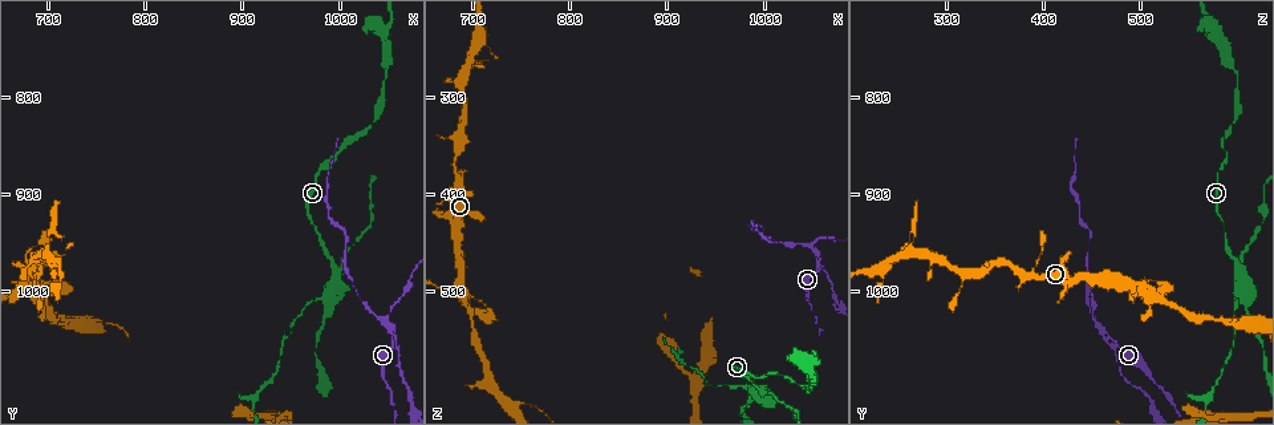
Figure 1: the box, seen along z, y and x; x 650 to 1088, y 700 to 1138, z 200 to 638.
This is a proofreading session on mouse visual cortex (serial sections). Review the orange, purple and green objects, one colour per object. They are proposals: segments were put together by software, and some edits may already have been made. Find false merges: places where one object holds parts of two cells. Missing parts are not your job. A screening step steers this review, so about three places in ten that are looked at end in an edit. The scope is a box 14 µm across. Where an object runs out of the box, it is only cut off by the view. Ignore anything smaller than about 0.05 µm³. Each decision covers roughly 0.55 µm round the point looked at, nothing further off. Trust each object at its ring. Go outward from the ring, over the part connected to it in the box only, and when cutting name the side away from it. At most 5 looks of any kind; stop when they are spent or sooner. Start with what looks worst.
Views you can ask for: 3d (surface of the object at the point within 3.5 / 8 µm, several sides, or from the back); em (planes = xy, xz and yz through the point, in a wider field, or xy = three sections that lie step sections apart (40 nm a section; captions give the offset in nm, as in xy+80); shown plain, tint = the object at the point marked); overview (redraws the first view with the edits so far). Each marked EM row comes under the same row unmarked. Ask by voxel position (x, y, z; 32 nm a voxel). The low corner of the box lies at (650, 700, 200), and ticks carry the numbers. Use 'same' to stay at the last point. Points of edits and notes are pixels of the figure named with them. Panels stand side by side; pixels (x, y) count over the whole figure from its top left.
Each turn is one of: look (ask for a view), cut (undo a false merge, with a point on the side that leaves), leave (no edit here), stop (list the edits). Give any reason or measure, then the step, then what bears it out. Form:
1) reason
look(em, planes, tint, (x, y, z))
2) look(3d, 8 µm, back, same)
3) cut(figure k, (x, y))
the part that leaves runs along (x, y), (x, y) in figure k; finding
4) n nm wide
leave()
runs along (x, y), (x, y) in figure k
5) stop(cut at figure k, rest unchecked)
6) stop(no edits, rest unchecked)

look(3d, 8 µm, (695, 1005, 520))

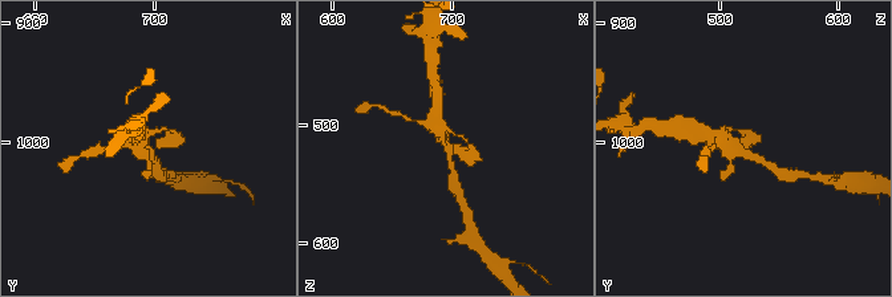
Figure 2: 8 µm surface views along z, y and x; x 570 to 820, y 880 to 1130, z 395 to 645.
closer look
look(3d, 3.5 µm, back, (694, 1010, 520))

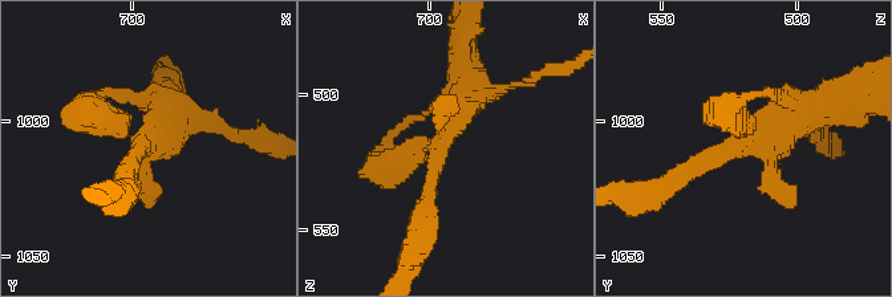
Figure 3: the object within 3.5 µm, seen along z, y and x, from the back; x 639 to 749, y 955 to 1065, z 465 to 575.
now the EM
look(em, xy, step 3, tint, (696, 1008, 519))

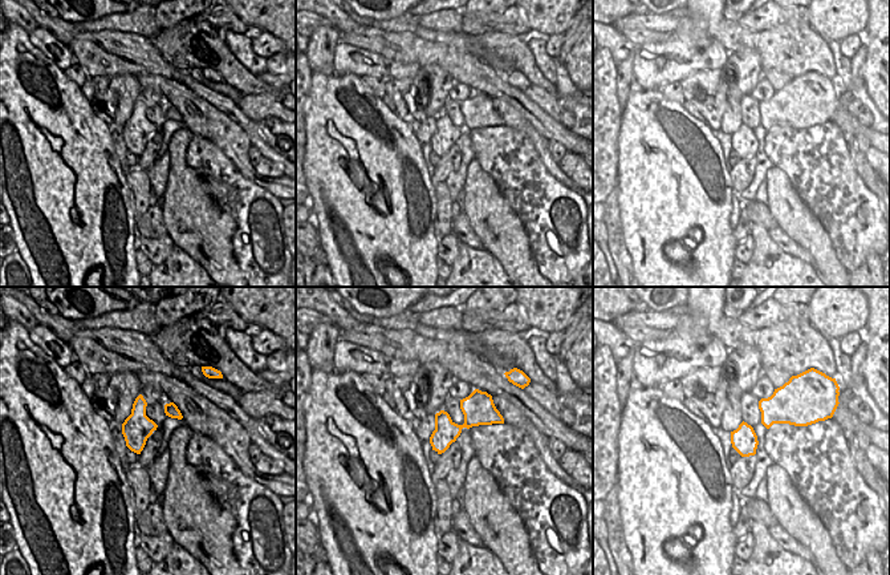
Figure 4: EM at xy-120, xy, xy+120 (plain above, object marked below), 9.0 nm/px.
leave()
runs along (813, 106), (673, 180) in figure 3; continuous, no second cell

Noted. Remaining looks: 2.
looks like a crossing
look(3d, 3.5 µm, (1000, 985, 605))

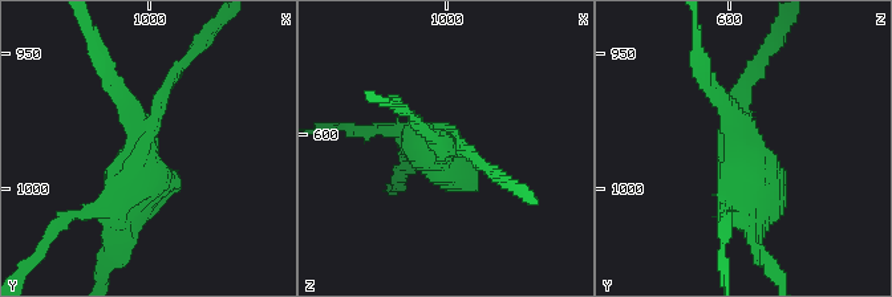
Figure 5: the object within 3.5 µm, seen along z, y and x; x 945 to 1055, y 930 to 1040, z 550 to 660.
4 arms; arms of 150, 150, 450, 450 nm; now the EM
look(em, xy, step 1, tint, (997, 982, 603))

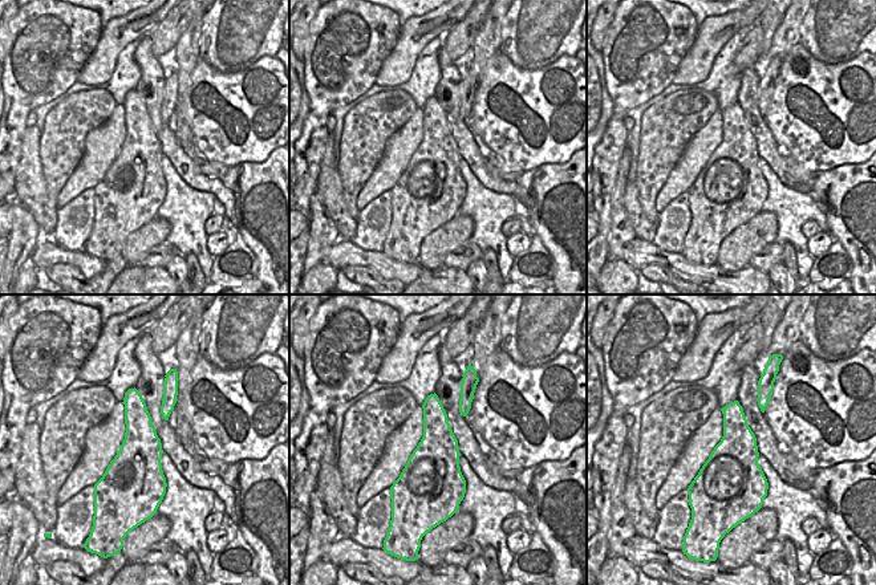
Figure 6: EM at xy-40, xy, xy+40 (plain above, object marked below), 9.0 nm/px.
cut(figure 5, (726, 223))
the part that leaves runs along (728, 211), (721, 252), (724, 276) in figure 5; two cells meet here

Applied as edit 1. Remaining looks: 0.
stop(cut at figure 5, rest unchecked)

